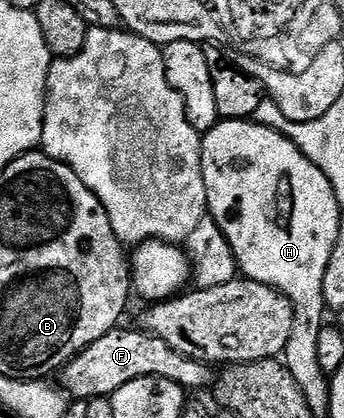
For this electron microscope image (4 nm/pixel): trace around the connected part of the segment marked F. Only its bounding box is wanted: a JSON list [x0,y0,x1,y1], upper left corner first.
[63,328,214,399]

